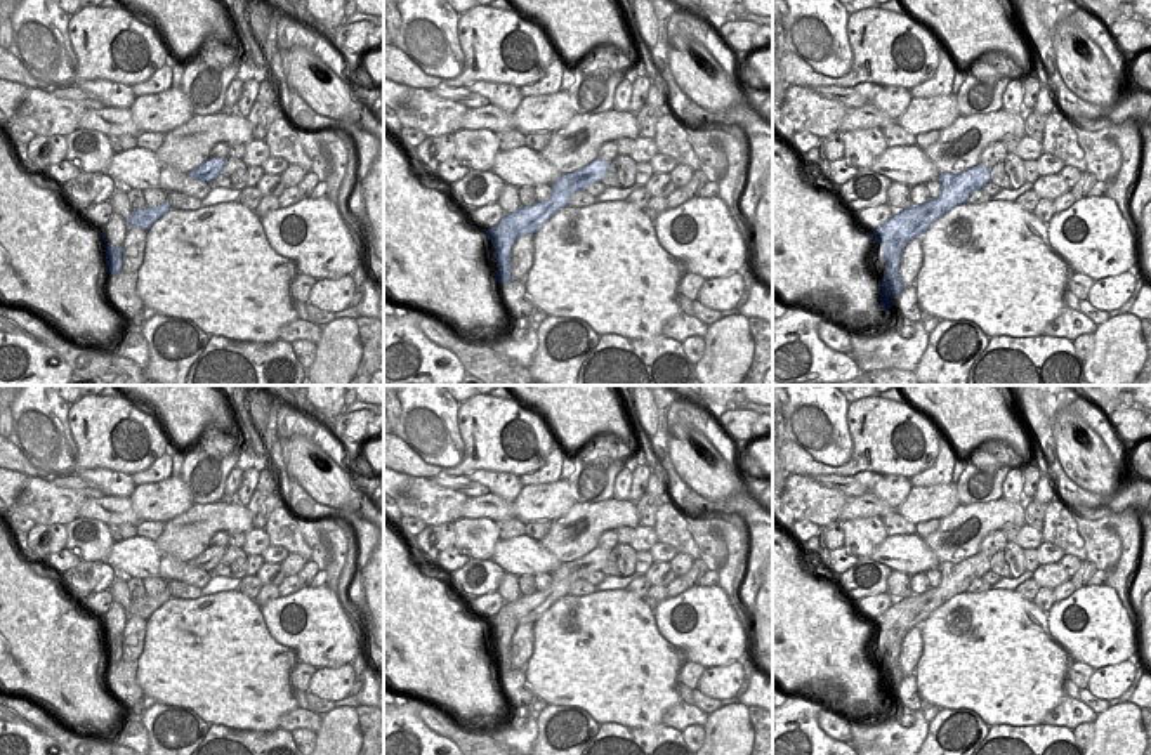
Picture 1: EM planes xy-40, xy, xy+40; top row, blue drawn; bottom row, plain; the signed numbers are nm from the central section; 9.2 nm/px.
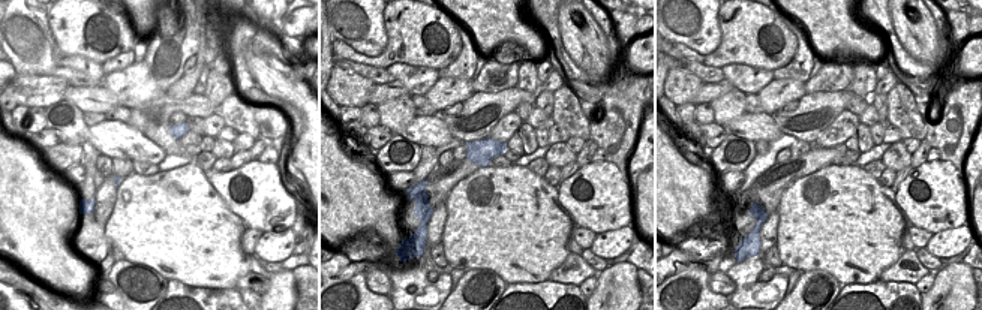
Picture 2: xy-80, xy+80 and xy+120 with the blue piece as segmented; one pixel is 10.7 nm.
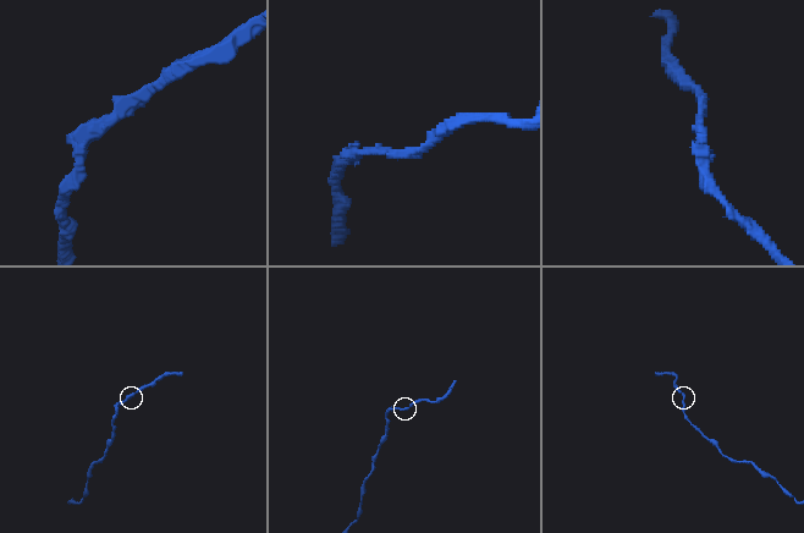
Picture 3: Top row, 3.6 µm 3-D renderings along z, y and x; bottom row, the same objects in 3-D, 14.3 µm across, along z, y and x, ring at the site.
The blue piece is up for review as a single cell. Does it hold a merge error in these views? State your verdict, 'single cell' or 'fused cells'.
fused cells

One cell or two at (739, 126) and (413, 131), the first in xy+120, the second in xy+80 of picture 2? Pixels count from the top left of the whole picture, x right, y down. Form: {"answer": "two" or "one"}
{"answer": "one"}

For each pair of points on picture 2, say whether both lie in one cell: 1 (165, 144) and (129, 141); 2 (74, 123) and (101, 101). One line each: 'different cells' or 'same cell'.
1: different cells
2: different cells

